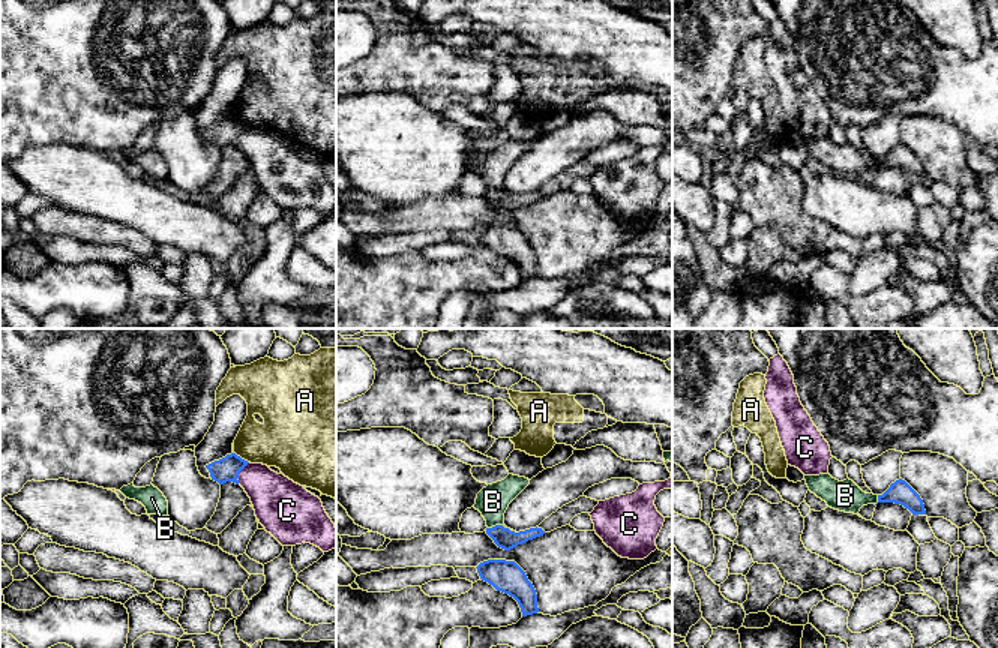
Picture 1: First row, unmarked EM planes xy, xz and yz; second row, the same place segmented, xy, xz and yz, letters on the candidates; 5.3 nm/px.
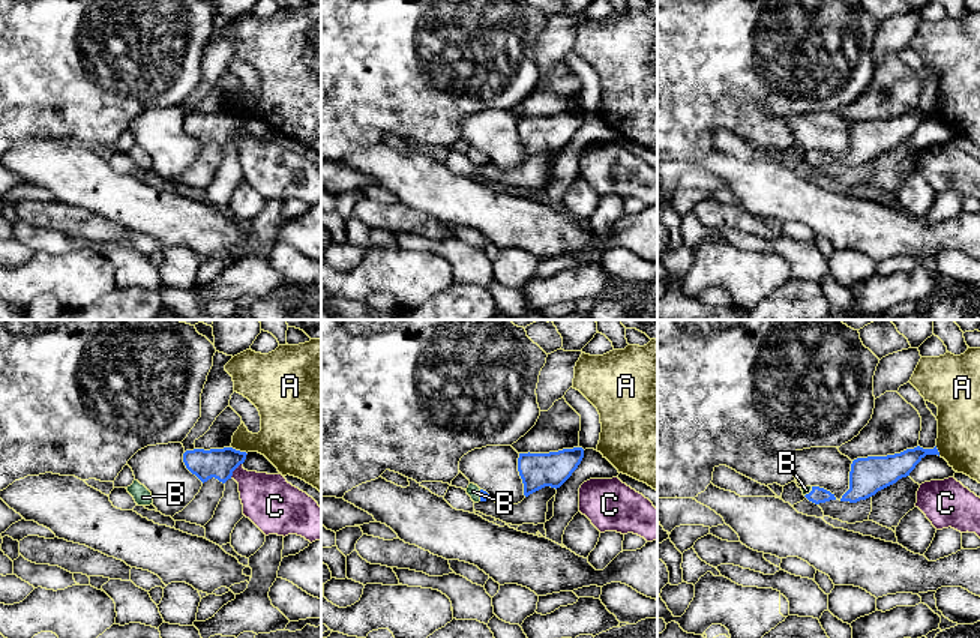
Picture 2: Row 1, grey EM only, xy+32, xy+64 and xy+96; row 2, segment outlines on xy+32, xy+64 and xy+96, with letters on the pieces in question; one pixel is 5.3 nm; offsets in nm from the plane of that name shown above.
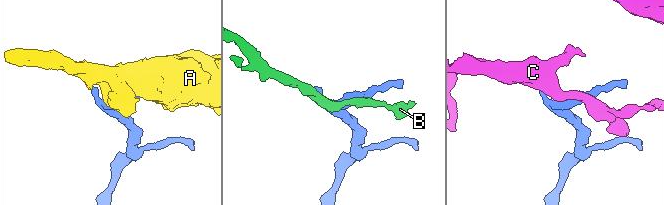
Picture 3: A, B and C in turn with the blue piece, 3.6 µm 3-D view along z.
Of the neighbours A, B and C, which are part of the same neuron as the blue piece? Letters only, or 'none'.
B

